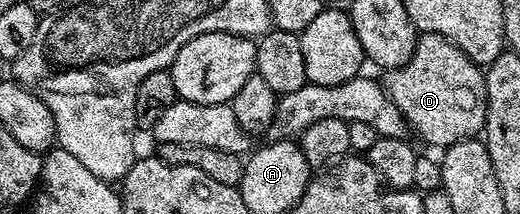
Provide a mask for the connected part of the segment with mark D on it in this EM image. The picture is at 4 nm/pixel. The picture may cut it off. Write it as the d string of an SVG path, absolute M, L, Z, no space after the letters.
M422 34L412 56L403 66L389 71L384 78L386 97L400 108L407 127L430 146L445 148L466 138L478 138L486 129L486 75L464 51L439 34Z

